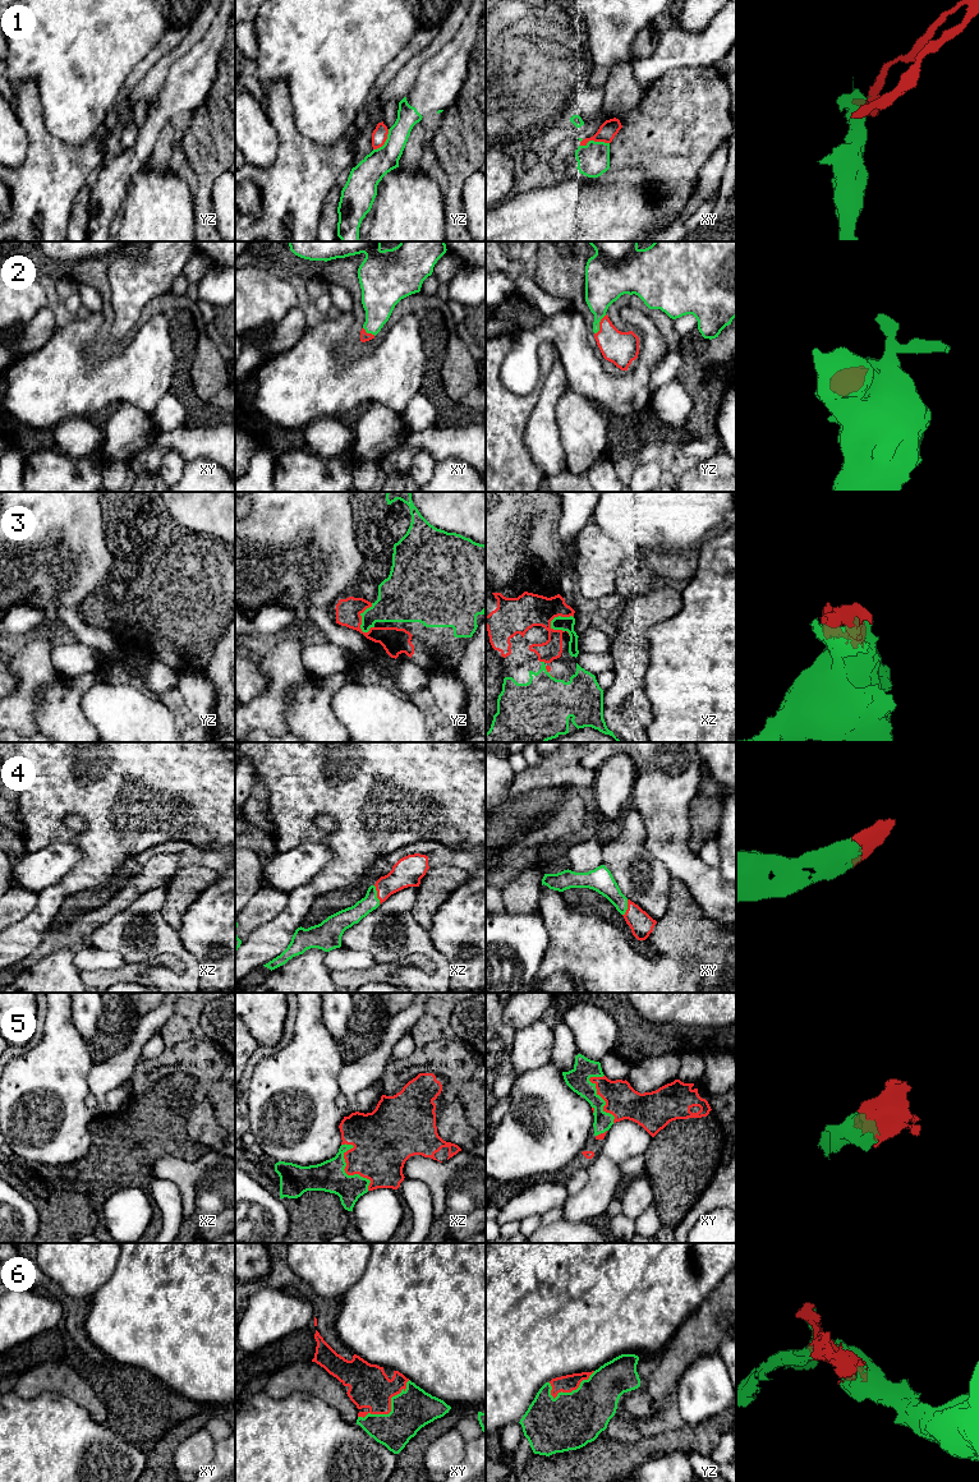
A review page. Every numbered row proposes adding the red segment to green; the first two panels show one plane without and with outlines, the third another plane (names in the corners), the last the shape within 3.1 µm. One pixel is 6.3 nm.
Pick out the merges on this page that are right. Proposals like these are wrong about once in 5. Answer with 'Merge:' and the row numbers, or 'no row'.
Merge: 2, 3, 4, 5, 6

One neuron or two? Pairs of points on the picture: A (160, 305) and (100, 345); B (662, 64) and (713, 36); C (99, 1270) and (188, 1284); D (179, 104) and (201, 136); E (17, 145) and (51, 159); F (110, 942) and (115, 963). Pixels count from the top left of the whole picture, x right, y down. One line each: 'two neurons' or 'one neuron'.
A: one neuron
B: one neuron
C: two neurons
D: two neurons
E: two neurons
F: two neurons

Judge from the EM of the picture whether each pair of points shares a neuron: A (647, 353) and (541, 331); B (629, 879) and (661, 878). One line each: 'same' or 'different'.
A: same
B: same

